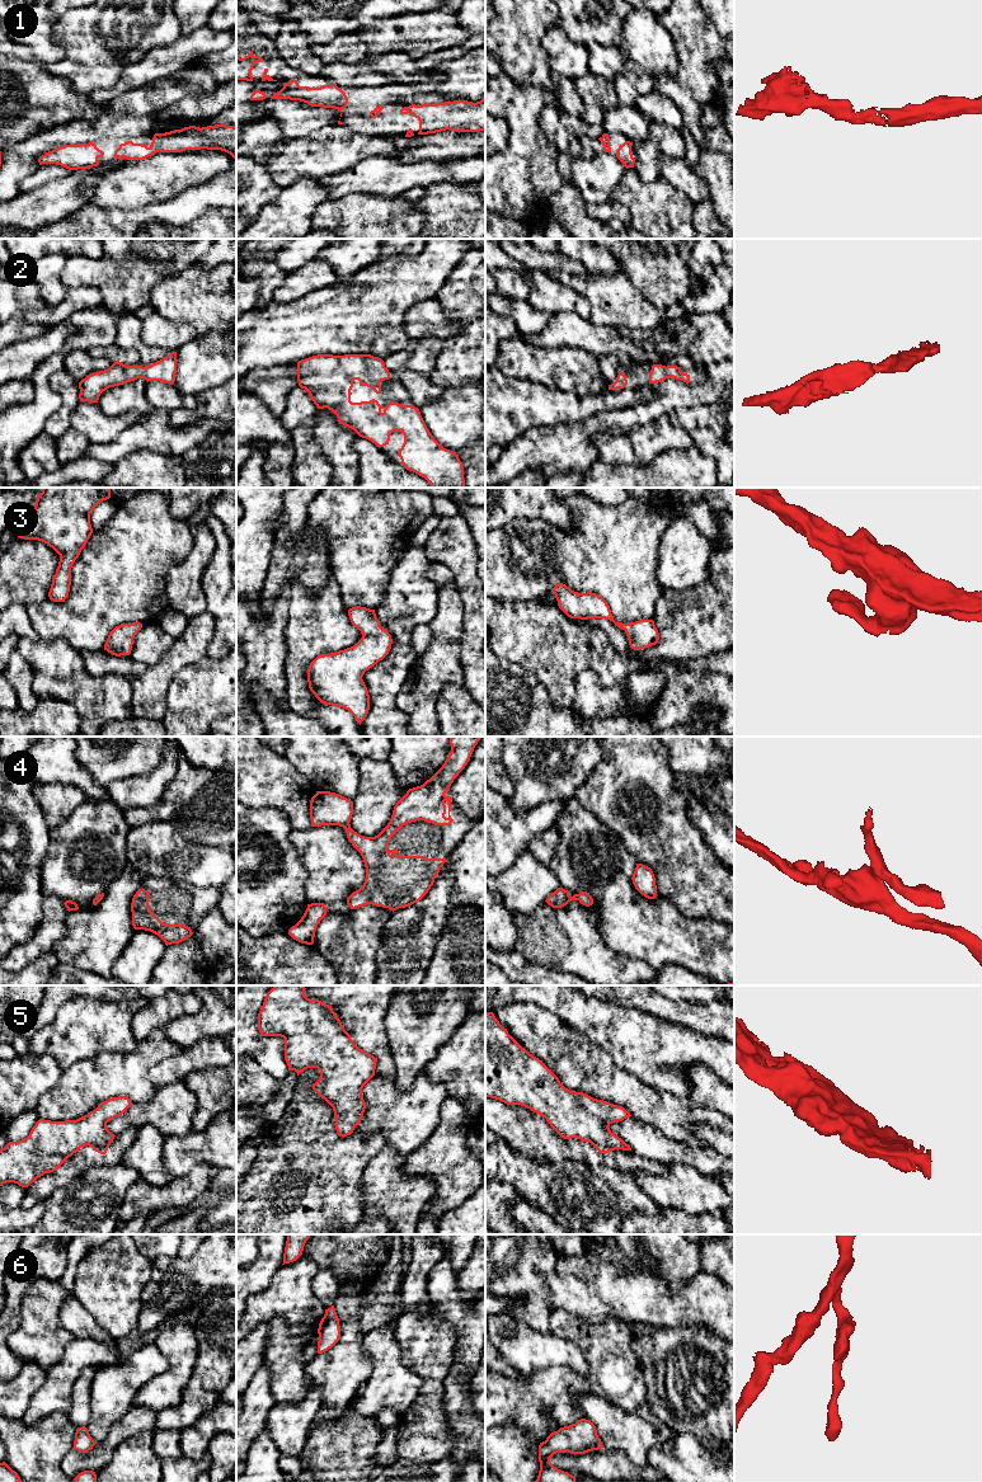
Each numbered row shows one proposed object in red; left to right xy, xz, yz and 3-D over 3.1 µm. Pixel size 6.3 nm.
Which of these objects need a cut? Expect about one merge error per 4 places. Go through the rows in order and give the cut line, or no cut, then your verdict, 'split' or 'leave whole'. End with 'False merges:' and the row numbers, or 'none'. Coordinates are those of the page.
1: cut none; leave whole
2: cut none; leave whole
3: cut none; leave whole
4: cut none; leave whole
5: cut none; leave whole
6: cut none; leave whole
False merges: none

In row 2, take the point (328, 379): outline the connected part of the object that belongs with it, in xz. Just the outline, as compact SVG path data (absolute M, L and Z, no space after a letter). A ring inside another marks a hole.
M318 354L297 362L297 381L301 389L305 389L318 409L328 408L332 410L340 424L353 429L360 437L366 438L375 443L377 447L384 447L389 444L390 436L394 431L401 432L404 434L404 443L399 450L399 457L403 466L424 477L432 488L465 488L464 480L464 466L459 458L459 455L455 452L443 448L431 434L427 428L420 411L418 408L412 405L403 405L398 403L389 403L382 408L377 400L372 399L370 401L352 403L351 401L351 390L353 387L353 381L358 380L360 386L371 387L376 394L381 394L381 381L389 380L390 372L385 367L385 363L381 358L373 357L371 354L344 354L344 356L333 356L333 354Z

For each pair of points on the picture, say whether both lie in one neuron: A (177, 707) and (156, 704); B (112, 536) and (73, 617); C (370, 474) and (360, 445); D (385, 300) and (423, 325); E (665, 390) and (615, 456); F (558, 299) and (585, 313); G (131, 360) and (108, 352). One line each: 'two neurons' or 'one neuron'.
A: two neurons
B: one neuron
C: one neuron
D: two neurons
E: two neurons
F: one neuron
G: one neuron

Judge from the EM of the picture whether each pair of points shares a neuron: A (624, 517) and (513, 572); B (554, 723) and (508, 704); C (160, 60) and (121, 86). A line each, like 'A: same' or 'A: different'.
A: same
B: same
C: same

